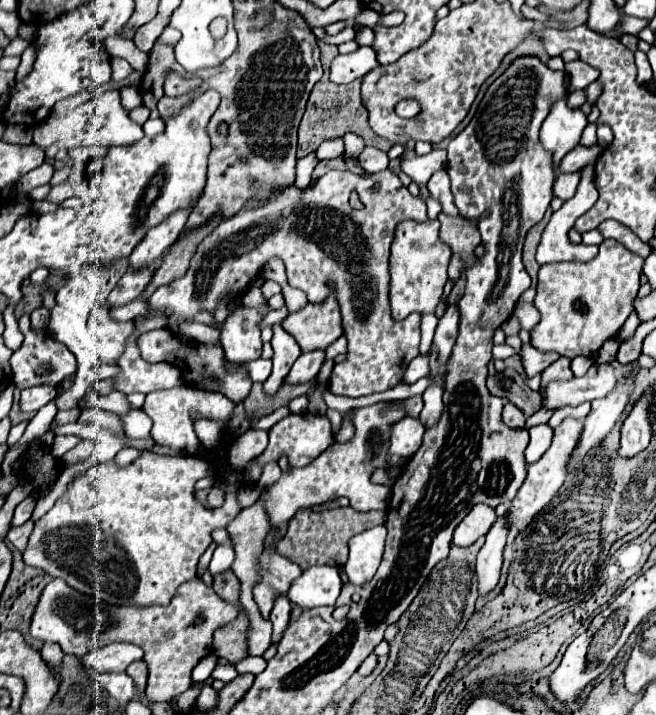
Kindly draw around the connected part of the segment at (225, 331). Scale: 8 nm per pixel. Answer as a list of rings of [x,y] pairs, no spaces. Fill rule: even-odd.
[[[266,304],[258,308],[240,306],[234,310],[220,330],[220,344],[228,362],[250,362],[262,354],[260,322],[266,316]]]

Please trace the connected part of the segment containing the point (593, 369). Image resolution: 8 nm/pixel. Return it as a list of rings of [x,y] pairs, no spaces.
[[[592,364],[582,378],[550,382],[544,390],[540,408],[560,410],[566,406],[578,406],[582,402],[592,402],[606,396],[606,392],[614,388],[614,382],[618,382],[618,378],[610,364]]]

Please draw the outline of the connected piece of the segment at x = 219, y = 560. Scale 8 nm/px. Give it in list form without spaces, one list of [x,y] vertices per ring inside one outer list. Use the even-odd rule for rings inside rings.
[[[228,544],[216,546],[214,556],[212,556],[212,562],[210,562],[210,572],[212,574],[226,572],[232,566],[232,558],[234,558],[234,550]]]

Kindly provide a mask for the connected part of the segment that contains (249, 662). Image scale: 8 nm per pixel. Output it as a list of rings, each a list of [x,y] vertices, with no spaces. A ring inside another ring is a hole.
[[[247,656],[239,663],[235,664],[239,674],[251,673],[258,675],[263,672],[267,666],[267,661],[262,656]]]

